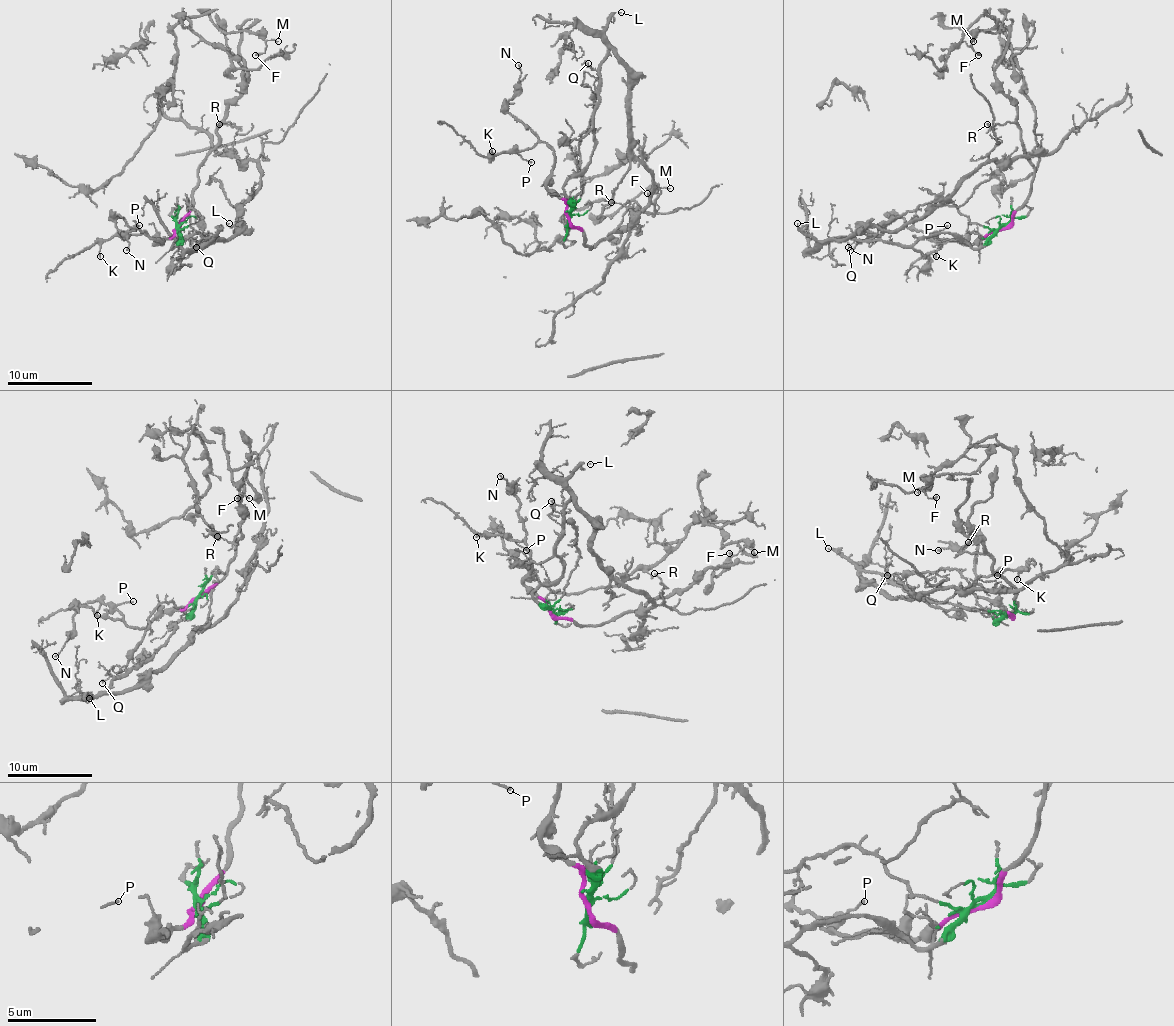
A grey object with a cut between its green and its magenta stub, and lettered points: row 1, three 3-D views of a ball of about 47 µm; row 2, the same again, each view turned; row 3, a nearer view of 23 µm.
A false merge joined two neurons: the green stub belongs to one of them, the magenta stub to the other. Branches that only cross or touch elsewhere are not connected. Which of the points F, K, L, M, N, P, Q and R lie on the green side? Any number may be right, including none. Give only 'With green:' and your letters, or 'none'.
With green: L, Q

